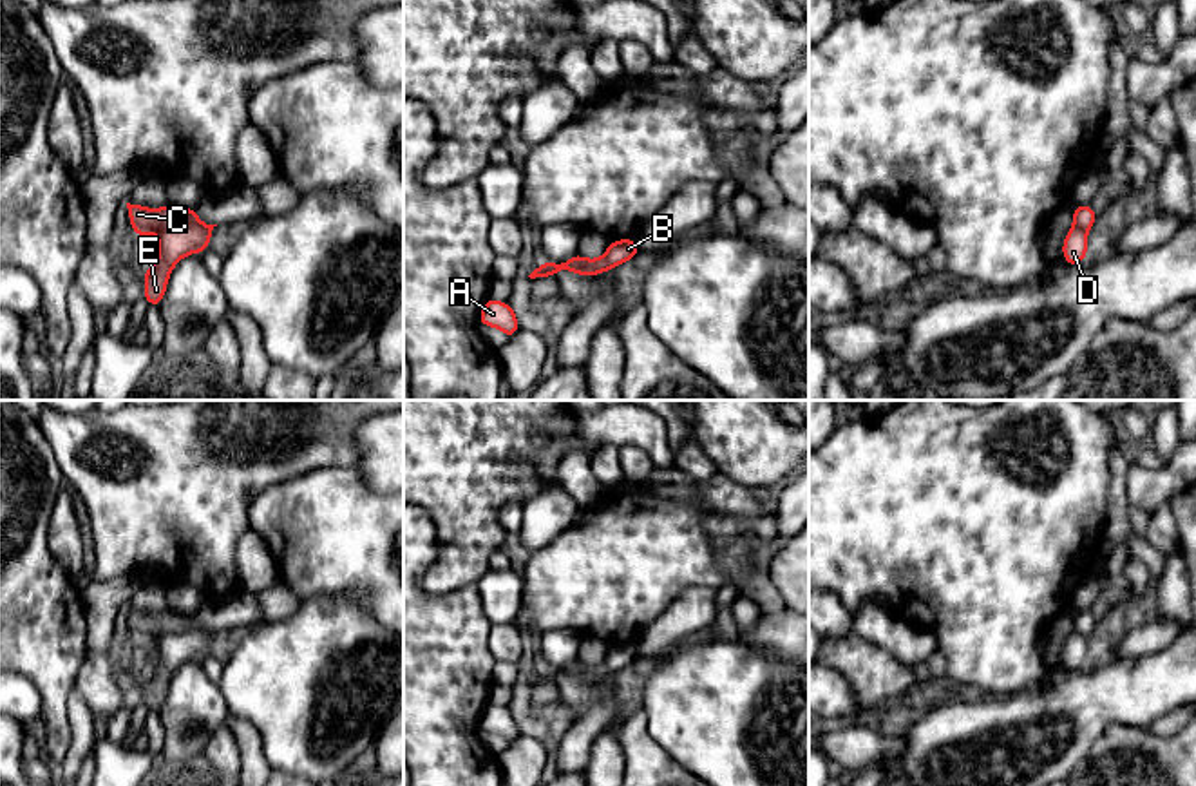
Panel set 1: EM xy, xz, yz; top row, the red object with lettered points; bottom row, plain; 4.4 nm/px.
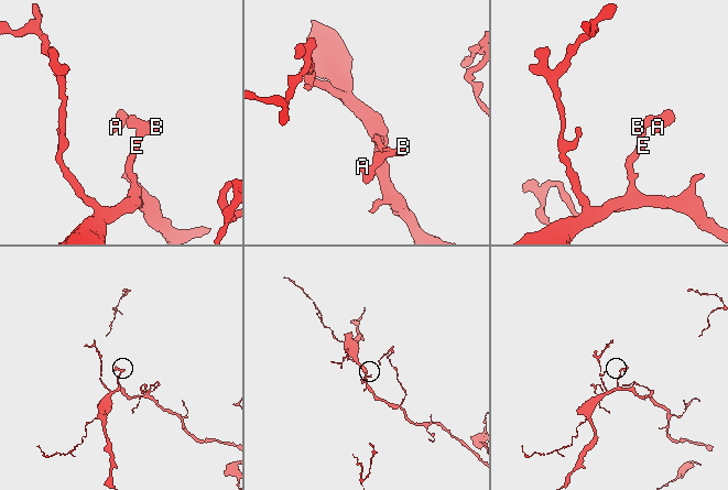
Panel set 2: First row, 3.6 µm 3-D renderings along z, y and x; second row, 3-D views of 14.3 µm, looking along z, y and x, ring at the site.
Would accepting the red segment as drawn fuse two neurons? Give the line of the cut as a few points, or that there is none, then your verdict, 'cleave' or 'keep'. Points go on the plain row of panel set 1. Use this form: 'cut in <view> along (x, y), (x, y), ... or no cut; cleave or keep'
cut in xy along (207, 629), (163, 632), (158, 638); cleave

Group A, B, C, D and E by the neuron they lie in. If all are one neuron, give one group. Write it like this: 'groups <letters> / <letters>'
groups A C / B D E

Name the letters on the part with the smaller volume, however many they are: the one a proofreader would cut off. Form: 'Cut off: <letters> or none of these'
Cut off: A, C

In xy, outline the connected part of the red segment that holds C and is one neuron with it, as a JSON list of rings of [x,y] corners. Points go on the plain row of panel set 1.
[[[127,609],[127,614],[128,614],[128,627],[136,643],[145,643],[147,639],[159,637],[168,632],[185,634],[185,632],[208,630],[197,625],[197,612],[179,614],[176,610],[166,610],[161,614],[145,614],[141,610]]]

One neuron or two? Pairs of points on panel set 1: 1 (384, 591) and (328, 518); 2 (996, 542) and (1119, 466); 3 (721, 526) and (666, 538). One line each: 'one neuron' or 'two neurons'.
1: one neuron
2: two neurons
3: two neurons

